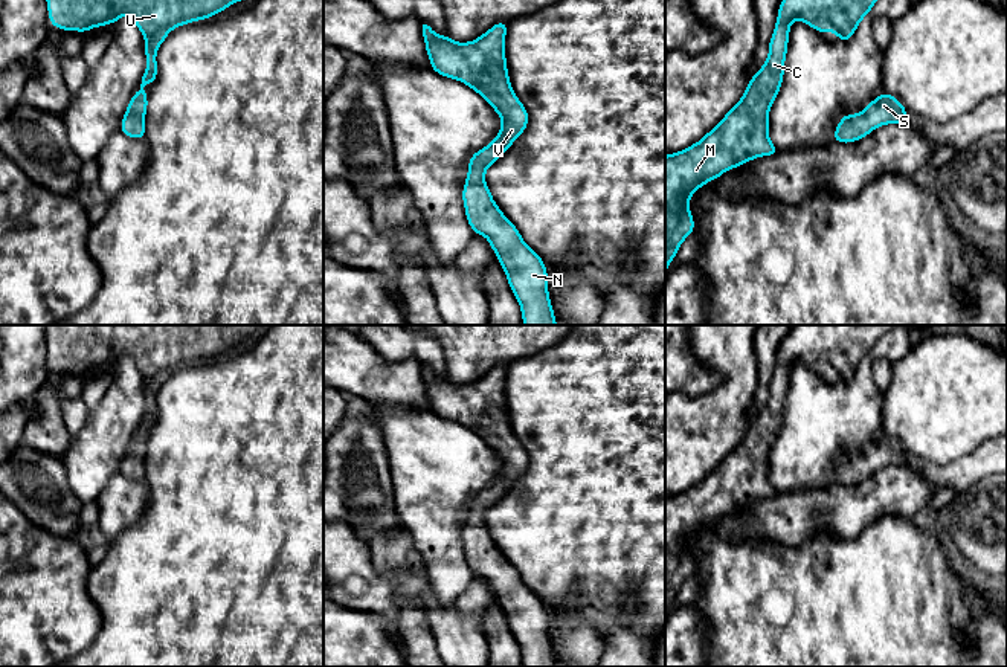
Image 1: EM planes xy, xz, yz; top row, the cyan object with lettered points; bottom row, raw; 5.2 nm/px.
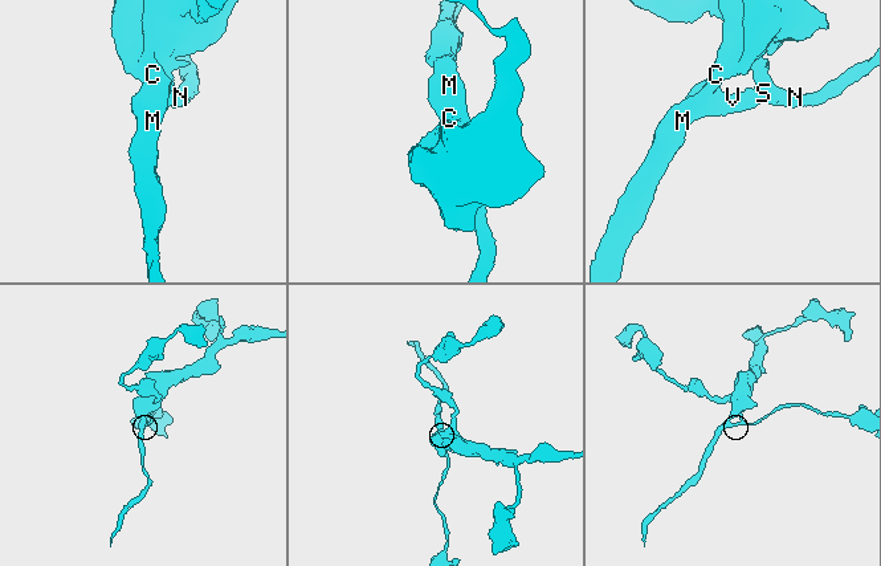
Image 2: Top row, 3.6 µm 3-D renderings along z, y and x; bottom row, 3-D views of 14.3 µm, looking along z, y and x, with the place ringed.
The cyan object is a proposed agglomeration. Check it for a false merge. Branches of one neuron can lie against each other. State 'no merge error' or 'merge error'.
no merge error

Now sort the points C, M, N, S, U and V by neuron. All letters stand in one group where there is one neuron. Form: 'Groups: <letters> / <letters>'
Groups: C M N S U V

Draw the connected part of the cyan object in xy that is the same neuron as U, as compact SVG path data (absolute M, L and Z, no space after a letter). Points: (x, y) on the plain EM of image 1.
M46 325L46 345L52 368L66 374L85 375L88 371L116 365L125 357L134 360L145 379L146 411L140 430L130 441L121 462L121 473L128 479L145 481L148 440L143 429L157 421L156 397L169 372L214 359L240 342L250 342L258 328L259 325Z

